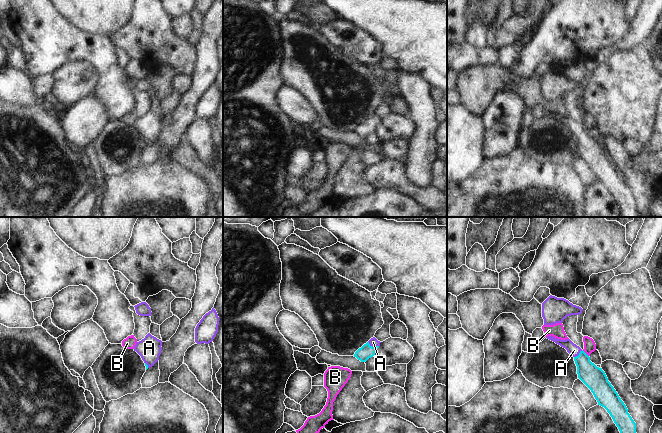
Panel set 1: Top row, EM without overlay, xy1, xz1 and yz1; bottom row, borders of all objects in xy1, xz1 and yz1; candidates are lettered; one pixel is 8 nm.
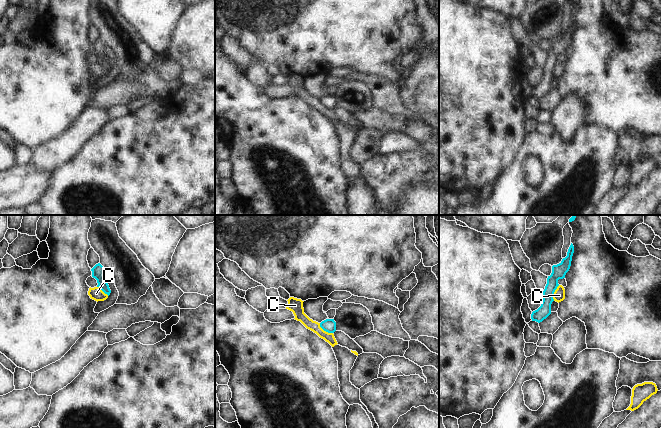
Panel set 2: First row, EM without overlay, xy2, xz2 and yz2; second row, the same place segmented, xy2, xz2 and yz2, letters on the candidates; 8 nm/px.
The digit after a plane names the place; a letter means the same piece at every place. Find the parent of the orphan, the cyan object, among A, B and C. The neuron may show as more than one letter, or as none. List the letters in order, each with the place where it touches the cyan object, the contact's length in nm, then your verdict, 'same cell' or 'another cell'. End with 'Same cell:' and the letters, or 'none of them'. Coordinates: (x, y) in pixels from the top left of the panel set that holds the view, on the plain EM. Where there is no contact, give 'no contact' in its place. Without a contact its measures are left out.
A: xz1 (373, 123) | 100 nm | same cell
B: yz1 (585, 129) | 80 nm | another cell
C: xz2 (325, 106) | 140 nm | another cell
Same cell: A

